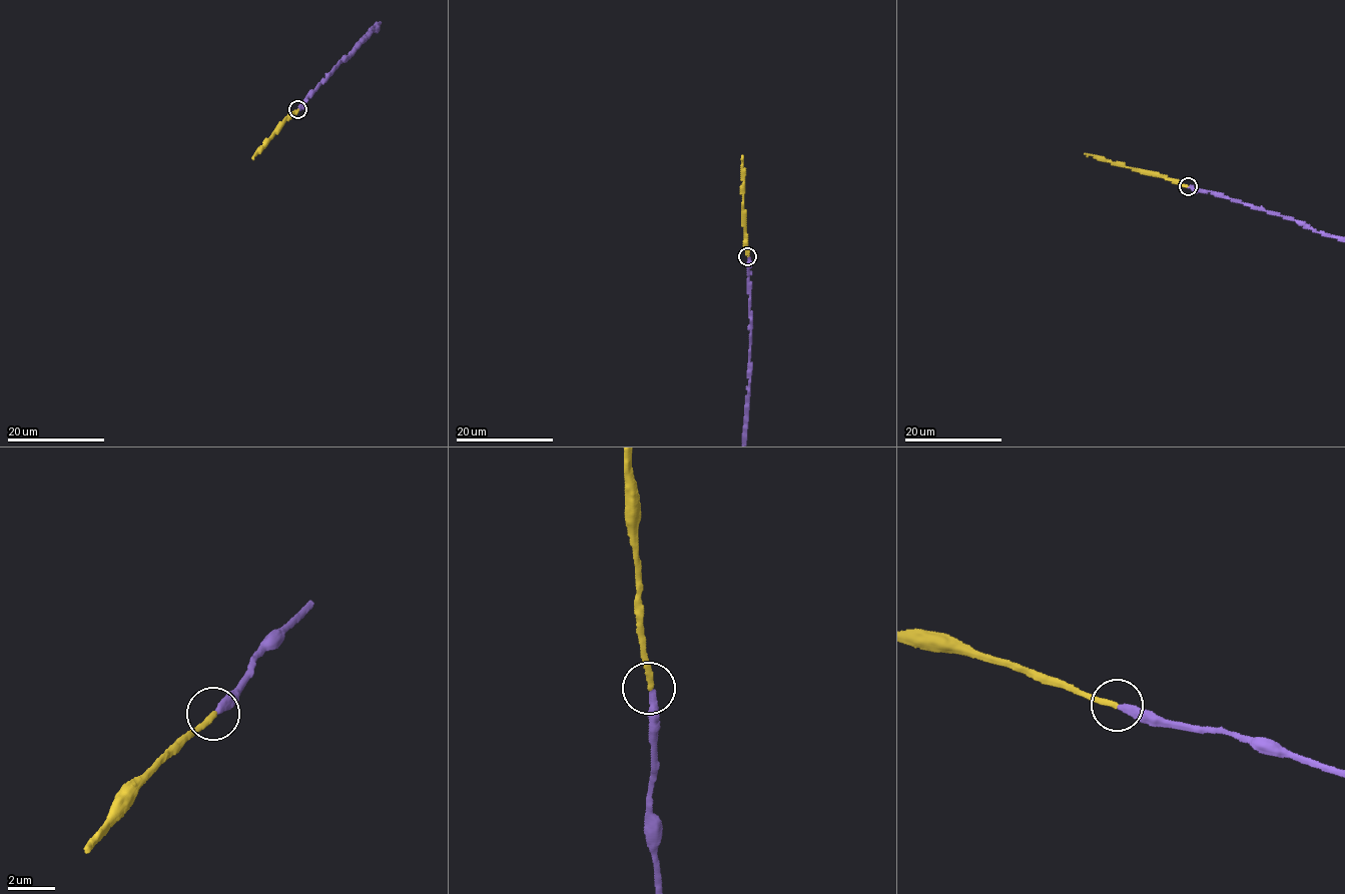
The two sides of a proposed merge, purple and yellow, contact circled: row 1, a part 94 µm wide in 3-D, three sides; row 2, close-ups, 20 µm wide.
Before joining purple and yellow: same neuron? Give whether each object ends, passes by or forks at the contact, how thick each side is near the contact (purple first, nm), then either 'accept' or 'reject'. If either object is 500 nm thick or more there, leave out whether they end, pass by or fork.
purple ends there; yellow ends there; 320 nm thick on the purple side, 260 nm on the other; accept

